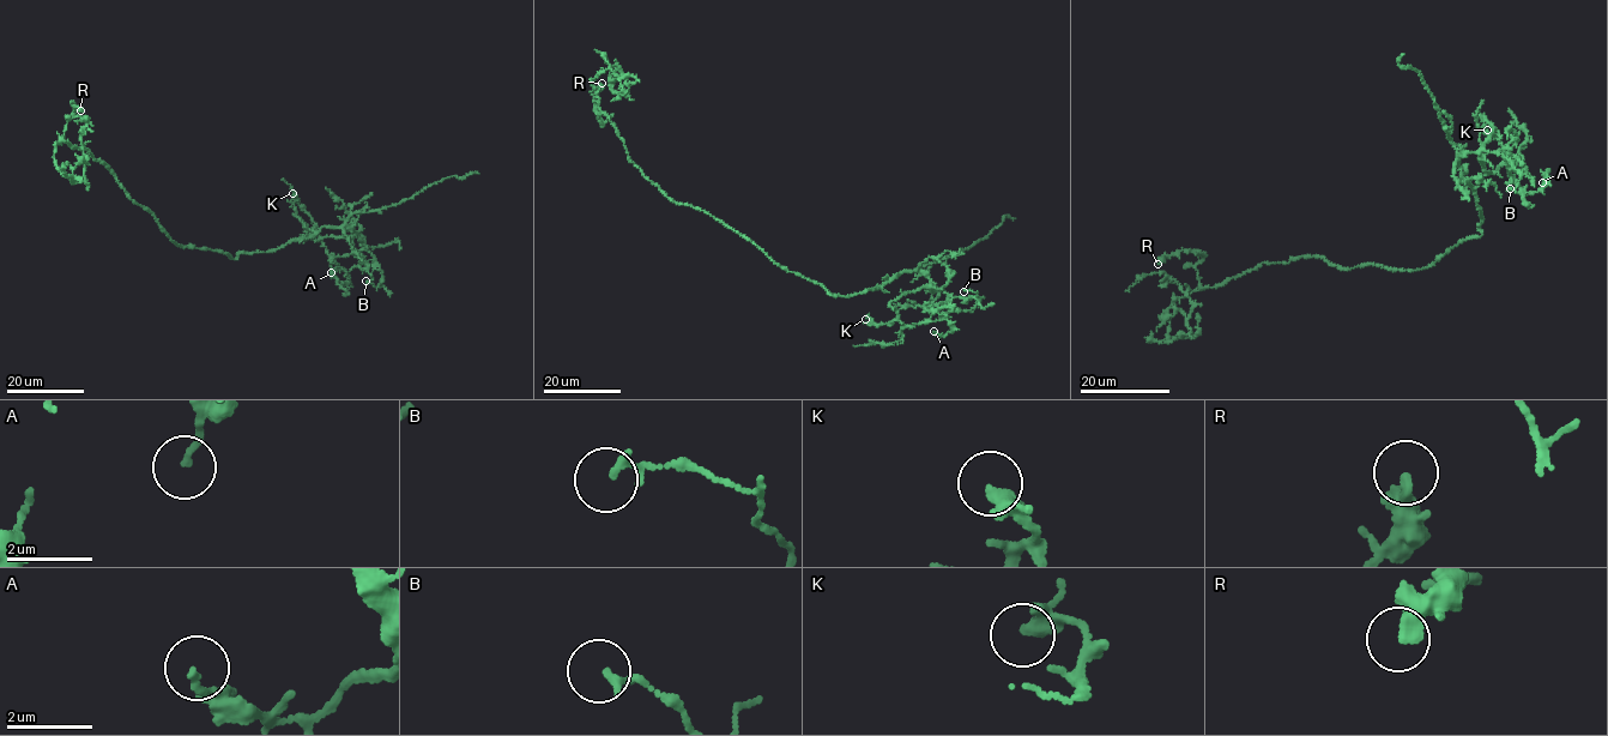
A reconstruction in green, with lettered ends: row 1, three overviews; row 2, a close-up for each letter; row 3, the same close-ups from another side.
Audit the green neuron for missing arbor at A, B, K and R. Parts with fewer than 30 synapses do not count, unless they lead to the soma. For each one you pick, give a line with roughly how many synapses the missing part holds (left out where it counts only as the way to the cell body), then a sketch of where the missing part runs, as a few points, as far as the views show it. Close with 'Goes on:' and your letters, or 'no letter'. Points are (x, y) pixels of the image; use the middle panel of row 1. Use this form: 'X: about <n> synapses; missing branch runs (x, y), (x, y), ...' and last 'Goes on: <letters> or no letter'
Goes on: no letter

